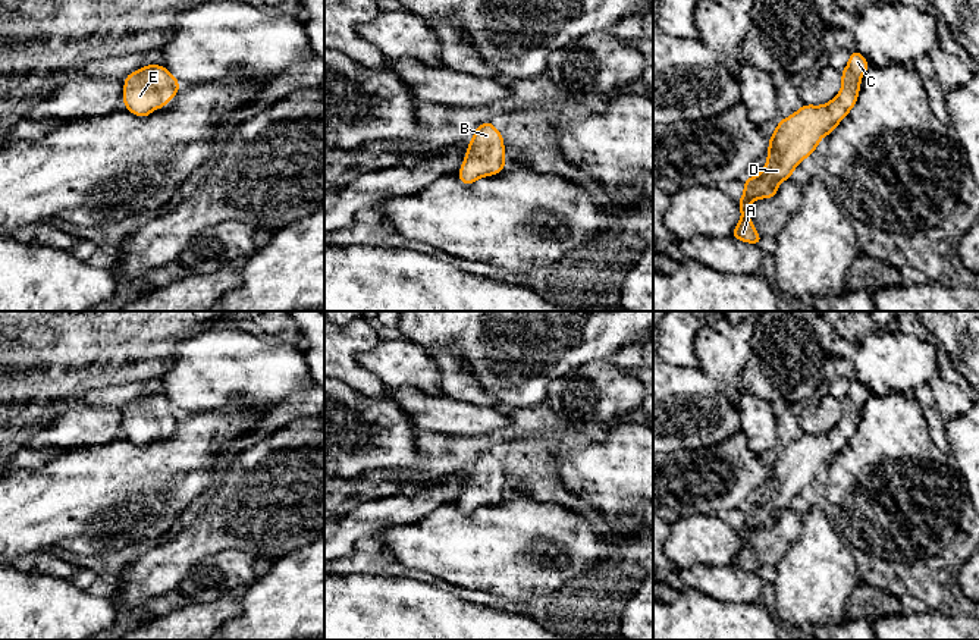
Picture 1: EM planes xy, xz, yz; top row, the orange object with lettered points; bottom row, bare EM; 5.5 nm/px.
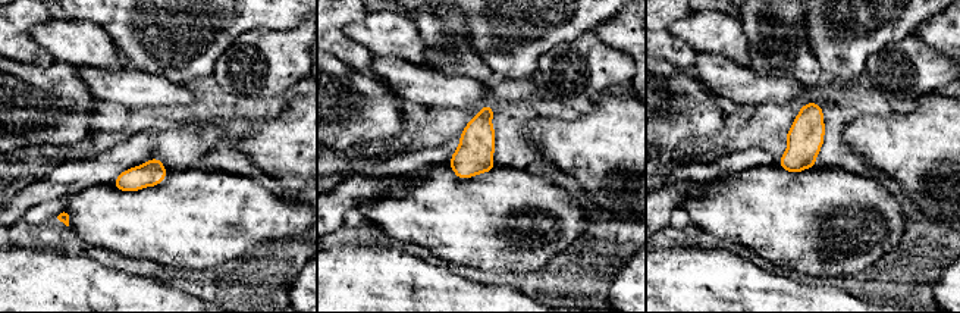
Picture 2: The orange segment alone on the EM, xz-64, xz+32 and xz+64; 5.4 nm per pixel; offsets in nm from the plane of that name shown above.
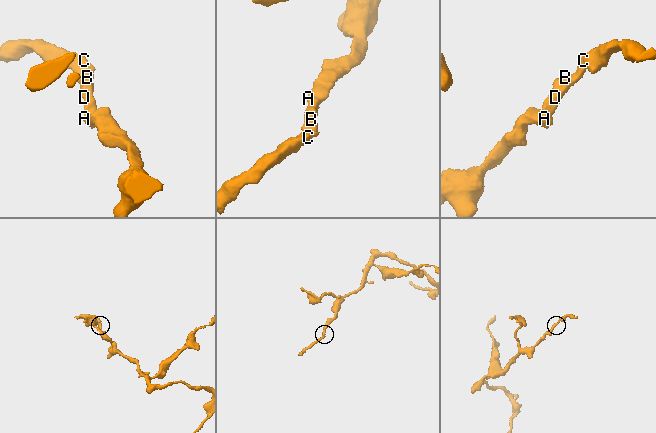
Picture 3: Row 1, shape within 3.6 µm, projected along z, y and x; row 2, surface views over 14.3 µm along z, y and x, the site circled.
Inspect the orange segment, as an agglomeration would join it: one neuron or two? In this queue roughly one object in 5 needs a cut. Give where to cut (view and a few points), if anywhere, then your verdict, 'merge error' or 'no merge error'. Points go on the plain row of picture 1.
no cut | no merge error

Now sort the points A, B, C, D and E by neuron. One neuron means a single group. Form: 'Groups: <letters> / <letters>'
Groups: A B C D E

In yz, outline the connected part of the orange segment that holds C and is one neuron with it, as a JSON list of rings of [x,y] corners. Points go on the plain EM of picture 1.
[[[853,379],[841,401],[842,415],[835,427],[823,434],[804,433],[778,451],[769,467],[766,493],[757,505],[744,508],[744,521],[738,530],[741,549],[729,565],[760,574],[762,567],[749,546],[749,534],[759,527],[775,526],[778,512],[790,508],[796,495],[816,479],[820,467],[829,464],[848,443],[859,426],[860,408],[869,396],[867,389]]]

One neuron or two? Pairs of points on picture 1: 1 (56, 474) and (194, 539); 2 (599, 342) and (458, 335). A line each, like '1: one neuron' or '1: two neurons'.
1: two neurons
2: one neuron

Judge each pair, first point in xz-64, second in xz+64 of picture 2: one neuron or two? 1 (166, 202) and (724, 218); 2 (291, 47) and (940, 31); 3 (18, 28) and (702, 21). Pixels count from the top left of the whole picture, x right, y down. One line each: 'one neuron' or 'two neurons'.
1: one neuron
2: two neurons
3: two neurons

